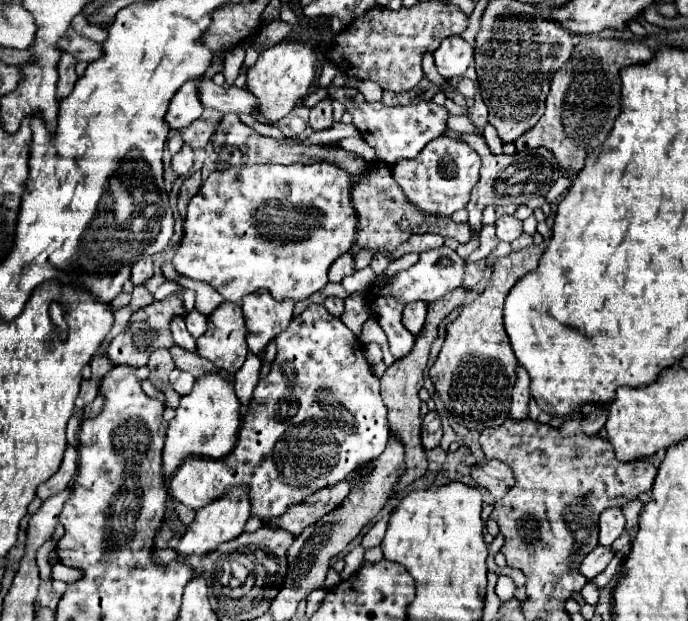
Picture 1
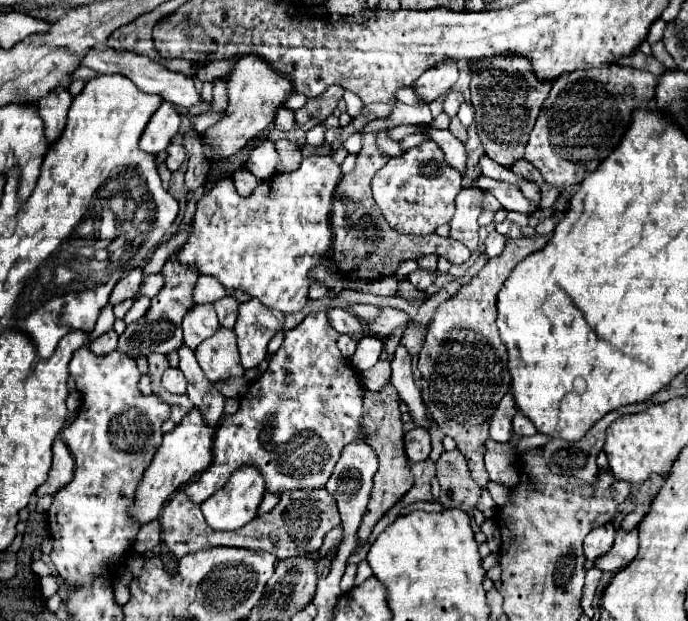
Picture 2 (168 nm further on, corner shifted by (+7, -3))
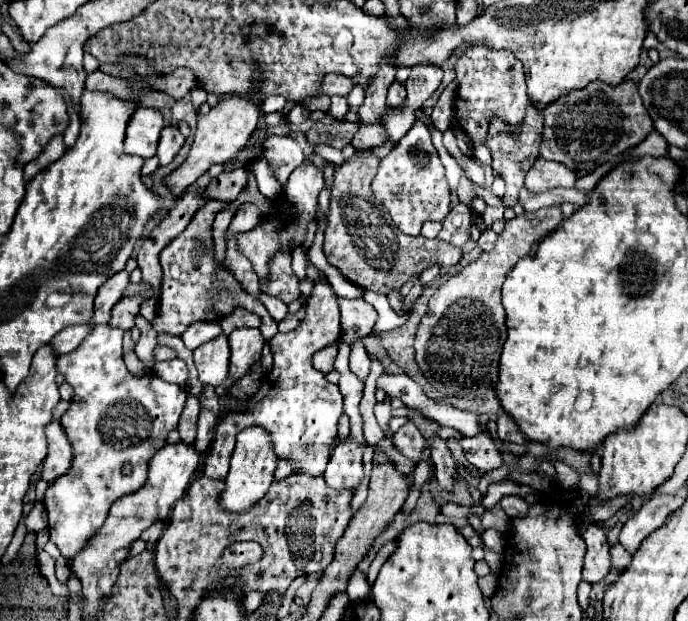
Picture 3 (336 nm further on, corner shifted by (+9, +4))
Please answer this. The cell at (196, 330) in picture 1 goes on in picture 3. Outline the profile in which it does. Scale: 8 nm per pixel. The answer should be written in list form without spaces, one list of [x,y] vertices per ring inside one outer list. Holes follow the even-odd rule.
[[[199,320],[199,322],[191,324],[191,326],[183,332],[181,340],[183,340],[183,344],[185,344],[189,350],[195,350],[195,348],[197,348],[197,346],[201,346],[203,342],[207,342],[207,340],[211,340],[211,338],[219,336],[221,332],[223,332],[223,330],[221,330],[219,322]]]

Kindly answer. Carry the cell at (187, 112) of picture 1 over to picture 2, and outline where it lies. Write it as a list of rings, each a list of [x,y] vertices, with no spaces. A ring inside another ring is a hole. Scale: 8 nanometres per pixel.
[[[161,103],[161,107],[153,113],[153,117],[149,119],[141,135],[141,151],[147,151],[151,155],[161,153],[177,135],[179,121],[181,121],[181,115],[175,111],[175,105]]]

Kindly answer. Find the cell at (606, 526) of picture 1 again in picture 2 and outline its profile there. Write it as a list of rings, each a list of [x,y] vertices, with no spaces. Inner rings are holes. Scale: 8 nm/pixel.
[[[611,523],[593,529],[583,541],[585,559],[593,563],[595,559],[599,559],[599,555],[605,555],[605,551],[609,551],[609,547],[613,545],[613,539],[615,539],[615,527]]]

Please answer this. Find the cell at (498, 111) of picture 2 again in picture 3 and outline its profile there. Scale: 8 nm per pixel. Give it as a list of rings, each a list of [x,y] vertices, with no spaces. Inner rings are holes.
[[[529,102],[527,106],[527,112],[525,112],[525,118],[523,122],[515,128],[511,128],[511,124],[505,124],[499,116],[493,116],[489,120],[489,130],[487,130],[487,138],[485,138],[485,144],[491,152],[491,166],[497,174],[501,174],[505,178],[505,184],[507,184],[507,190],[505,190],[505,196],[503,196],[503,202],[505,206],[513,206],[517,204],[517,198],[519,198],[519,190],[523,188],[523,178],[525,178],[525,172],[527,168],[531,168],[531,164],[535,162],[535,158],[539,158],[539,140],[541,140],[541,130],[543,130],[543,118],[541,118],[541,112],[537,108],[537,104]]]

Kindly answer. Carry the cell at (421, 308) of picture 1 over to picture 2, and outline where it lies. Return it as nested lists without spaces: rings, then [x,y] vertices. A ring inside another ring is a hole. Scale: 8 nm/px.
[[[383,307],[383,309],[381,309],[381,313],[379,313],[373,321],[365,323],[365,327],[367,327],[367,333],[369,333],[369,335],[387,337],[393,329],[403,327],[405,323],[409,323],[407,313],[403,313],[403,311],[399,311],[399,309]]]

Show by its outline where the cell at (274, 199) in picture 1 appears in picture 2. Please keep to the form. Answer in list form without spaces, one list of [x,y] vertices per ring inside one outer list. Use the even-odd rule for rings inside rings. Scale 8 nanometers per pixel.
[[[327,155],[305,157],[297,171],[269,177],[251,197],[241,197],[233,181],[223,177],[197,203],[193,231],[177,257],[185,265],[195,265],[199,275],[219,279],[227,293],[239,289],[269,309],[301,311],[311,285],[307,273],[331,249],[329,215],[339,179],[341,167]]]

